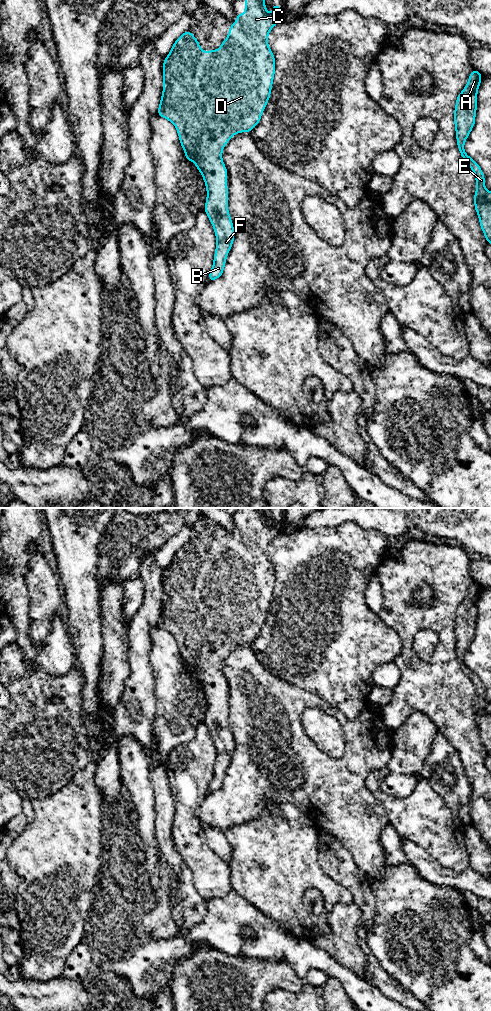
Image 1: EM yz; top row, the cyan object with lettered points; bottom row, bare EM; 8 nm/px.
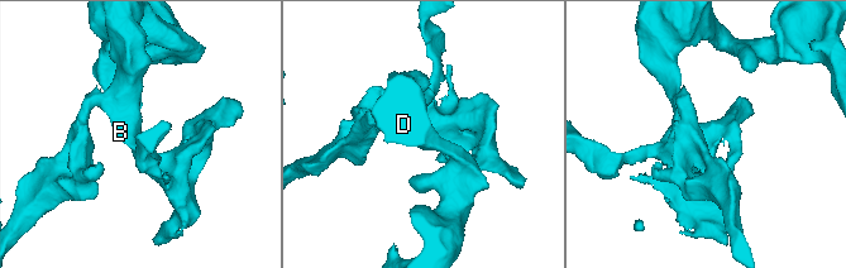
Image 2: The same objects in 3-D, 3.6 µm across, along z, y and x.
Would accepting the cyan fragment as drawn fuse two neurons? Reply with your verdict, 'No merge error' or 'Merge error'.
No merge error

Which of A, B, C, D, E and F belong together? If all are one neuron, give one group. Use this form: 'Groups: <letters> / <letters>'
Groups: A B C D E F

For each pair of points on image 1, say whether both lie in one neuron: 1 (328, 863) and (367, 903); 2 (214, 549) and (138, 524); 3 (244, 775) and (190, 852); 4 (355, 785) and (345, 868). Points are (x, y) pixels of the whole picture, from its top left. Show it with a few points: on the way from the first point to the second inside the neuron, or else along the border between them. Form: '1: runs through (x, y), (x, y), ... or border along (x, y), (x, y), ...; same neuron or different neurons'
1: runs through (339, 870), (361, 892); same neuron
2: runs through (198, 529), (191, 522), (158, 524); same neuron
3: border along (202, 802), (197, 811), (197, 818), (201, 826); different neurons
4: border along (330, 833), (349, 851), (360, 869); different neurons

